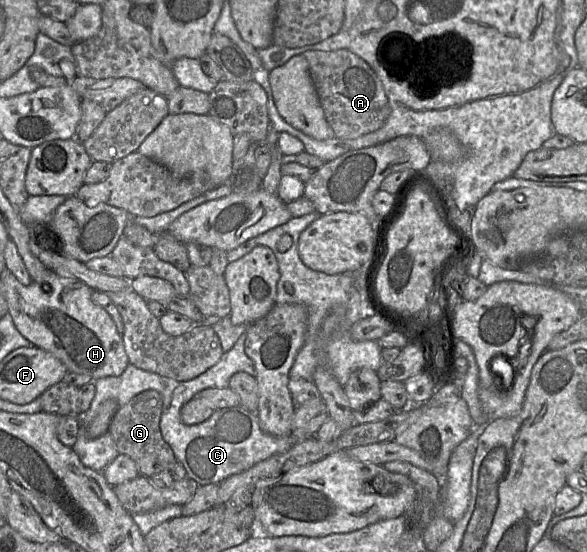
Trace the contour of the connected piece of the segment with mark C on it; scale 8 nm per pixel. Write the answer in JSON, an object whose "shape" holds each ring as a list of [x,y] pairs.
{"shape":[[[244,332],[234,346],[225,352],[220,360],[198,377],[188,381],[177,381],[153,372],[144,371],[129,364],[119,376],[109,376],[93,380],[96,391],[87,411],[77,417],[80,429],[72,449],[82,464],[95,471],[102,472],[119,454],[109,432],[92,439],[87,429],[97,416],[101,404],[108,399],[116,399],[119,407],[125,405],[131,398],[145,390],[155,390],[162,397],[162,413],[160,431],[163,439],[169,444],[177,462],[186,470],[186,476],[196,481],[200,486],[210,483],[219,484],[229,476],[243,472],[255,464],[277,454],[286,452],[296,442],[290,436],[273,436],[260,428],[256,412],[250,412],[241,405],[217,409],[204,422],[186,425],[181,420],[181,408],[199,392],[211,388],[229,387],[229,380],[237,372],[246,372],[256,376],[253,361],[245,353],[247,332]]]}

